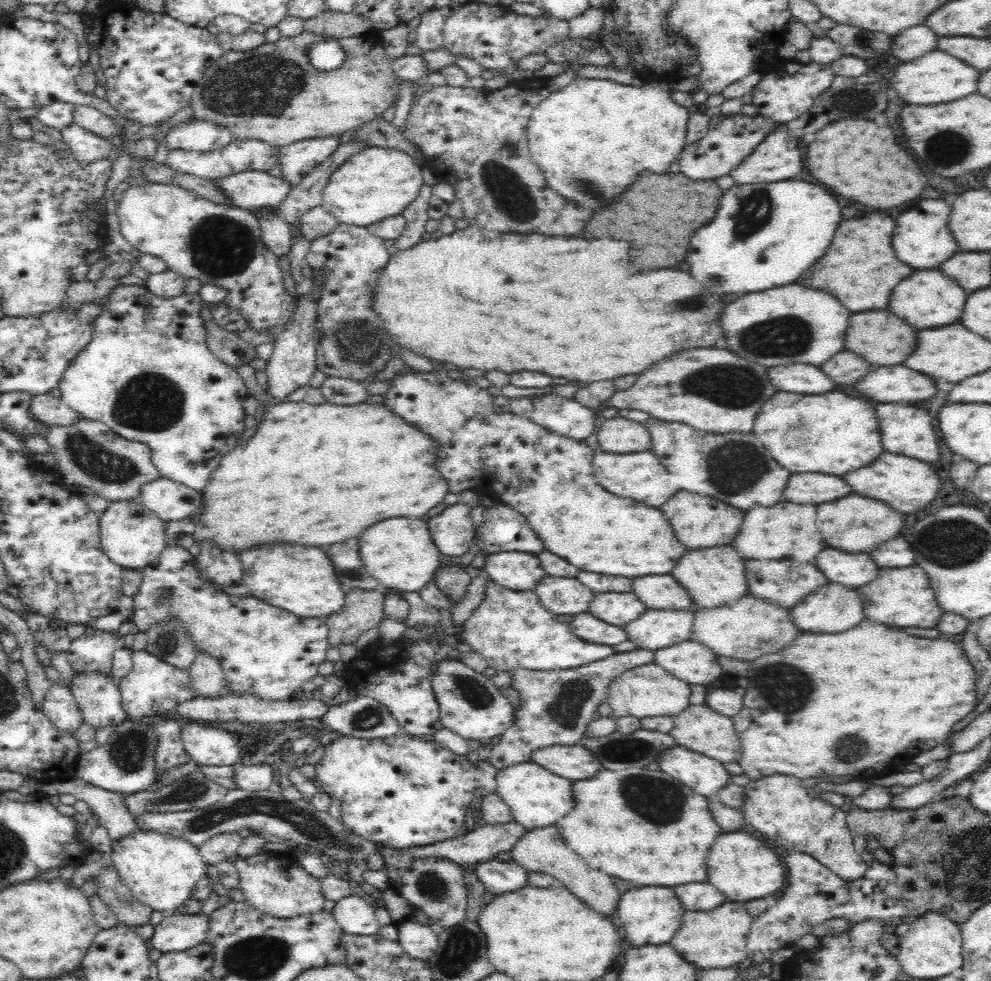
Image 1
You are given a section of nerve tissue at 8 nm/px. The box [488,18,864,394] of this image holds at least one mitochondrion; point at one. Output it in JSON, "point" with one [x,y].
{"point":[786,337]}

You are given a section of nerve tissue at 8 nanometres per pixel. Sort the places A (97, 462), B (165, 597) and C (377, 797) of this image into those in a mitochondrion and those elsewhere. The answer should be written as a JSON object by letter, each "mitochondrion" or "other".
{"A":"mitochondrion","B":"mitochondrion","C":"other"}

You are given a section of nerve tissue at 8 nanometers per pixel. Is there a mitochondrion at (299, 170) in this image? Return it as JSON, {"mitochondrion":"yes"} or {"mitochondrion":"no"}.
{"mitochondrion":"no"}

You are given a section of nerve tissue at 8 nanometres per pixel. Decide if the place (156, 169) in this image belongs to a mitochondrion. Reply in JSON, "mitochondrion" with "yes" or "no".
{"mitochondrion":"no"}

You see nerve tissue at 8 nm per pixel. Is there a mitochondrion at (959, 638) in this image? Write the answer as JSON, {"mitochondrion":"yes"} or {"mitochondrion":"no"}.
{"mitochondrion":"no"}

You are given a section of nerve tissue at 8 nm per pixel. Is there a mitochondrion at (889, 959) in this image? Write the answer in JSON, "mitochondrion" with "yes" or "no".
{"mitochondrion":"no"}

